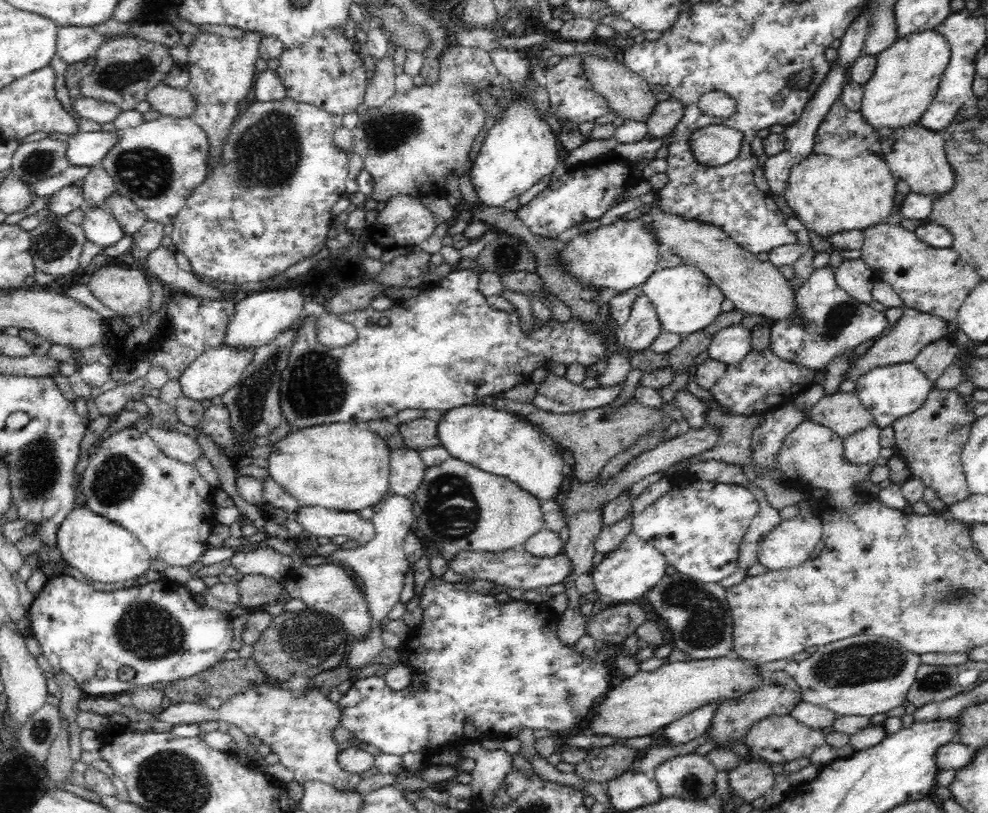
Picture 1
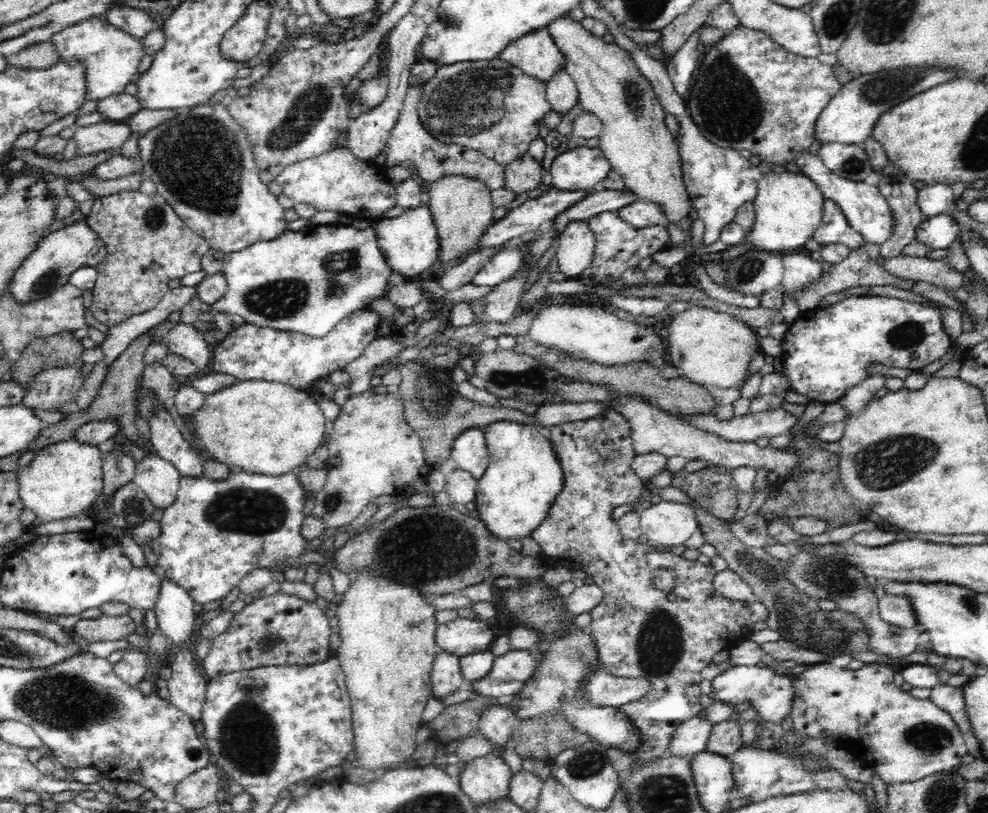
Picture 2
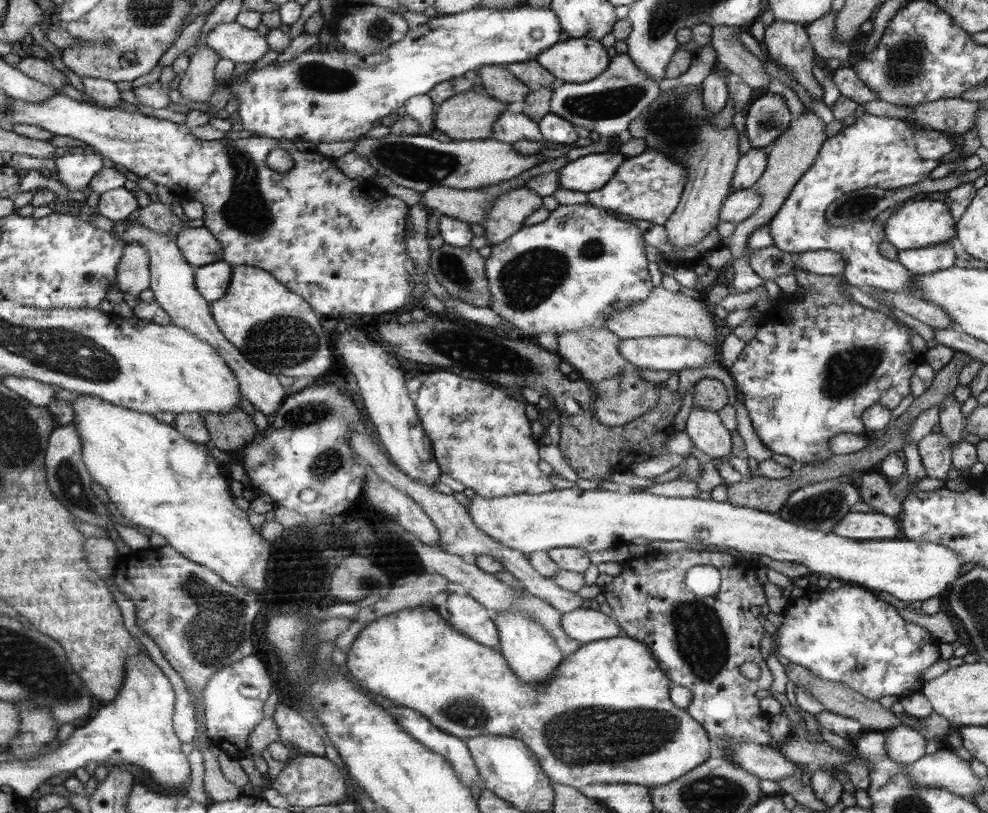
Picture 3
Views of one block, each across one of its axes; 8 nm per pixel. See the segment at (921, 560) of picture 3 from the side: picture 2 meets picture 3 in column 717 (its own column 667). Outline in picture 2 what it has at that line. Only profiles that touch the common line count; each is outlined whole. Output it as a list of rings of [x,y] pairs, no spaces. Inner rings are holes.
[[[658,502],[643,512],[640,512],[641,534],[646,536],[646,547],[656,546],[680,546],[684,545],[686,540],[699,529],[697,517],[692,506],[687,504],[678,504],[678,502]]]

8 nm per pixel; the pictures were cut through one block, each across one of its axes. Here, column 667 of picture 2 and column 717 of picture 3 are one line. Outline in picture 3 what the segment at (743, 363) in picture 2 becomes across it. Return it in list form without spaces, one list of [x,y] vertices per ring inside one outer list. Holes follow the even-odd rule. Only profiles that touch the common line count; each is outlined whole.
[[[654,287],[653,292],[645,302],[634,304],[626,309],[614,311],[606,319],[606,328],[610,332],[617,333],[622,339],[644,338],[649,336],[680,336],[692,339],[702,339],[704,343],[710,343],[719,351],[716,342],[716,326],[712,328],[712,316],[704,308],[704,302],[696,302],[695,298],[683,293],[671,292],[664,287]]]

